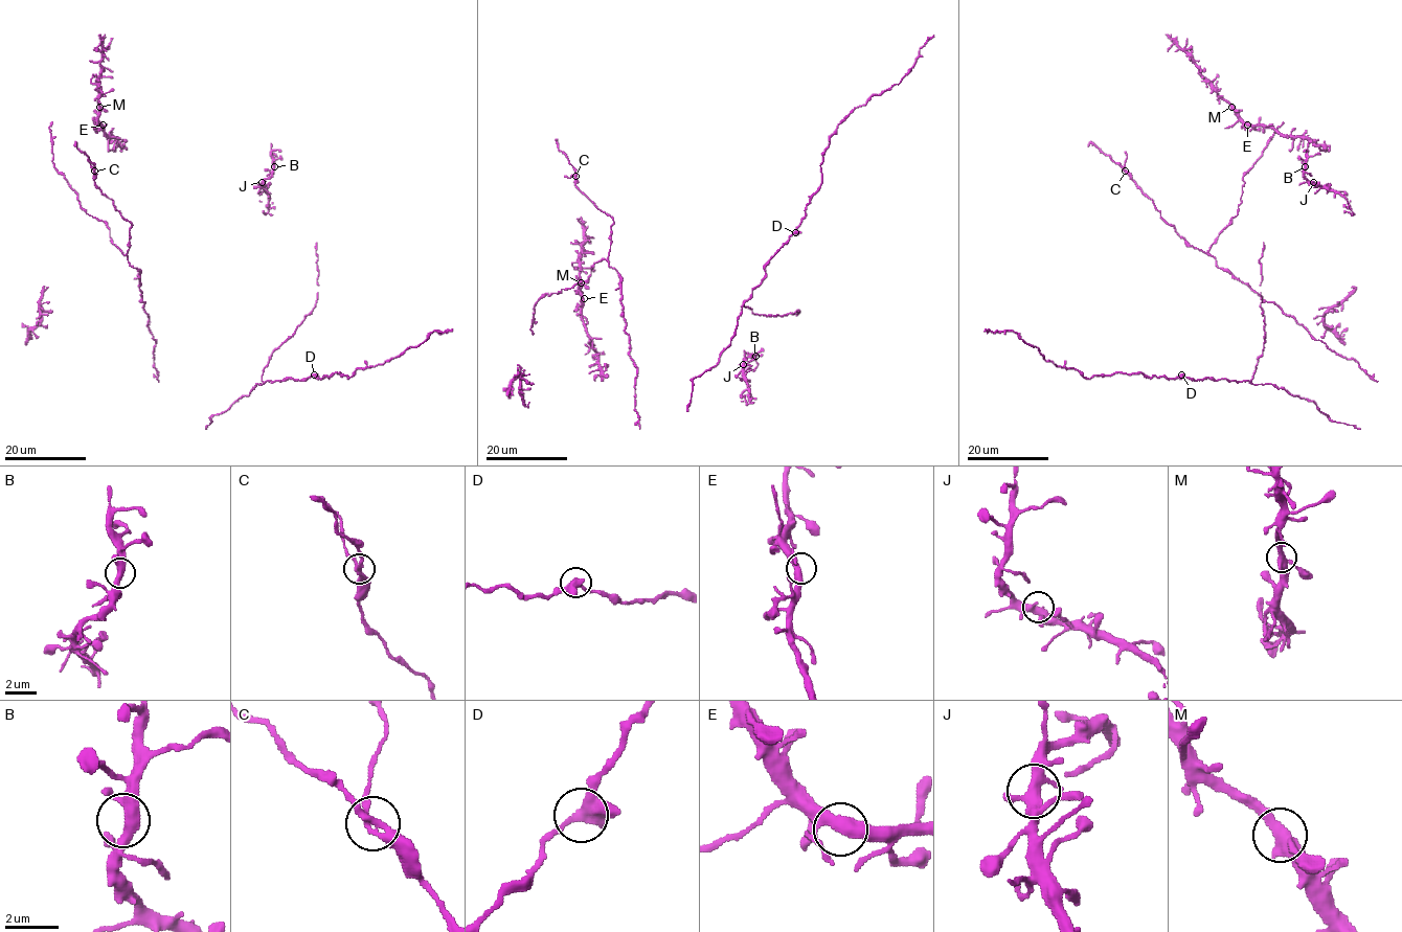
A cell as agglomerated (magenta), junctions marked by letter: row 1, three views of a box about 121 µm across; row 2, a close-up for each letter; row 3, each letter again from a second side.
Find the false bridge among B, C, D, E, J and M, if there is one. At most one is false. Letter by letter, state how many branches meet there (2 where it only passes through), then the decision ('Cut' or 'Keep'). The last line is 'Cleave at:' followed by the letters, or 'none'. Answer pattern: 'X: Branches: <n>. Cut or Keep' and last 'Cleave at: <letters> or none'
B: Branches: 3. Keep
C: Branches: 3. Keep
D: Branches: 3. Keep
E: Branches: 3. Keep
J: Branches: 3. Keep
M: Branches: 3. Keep
Cleave at: none

